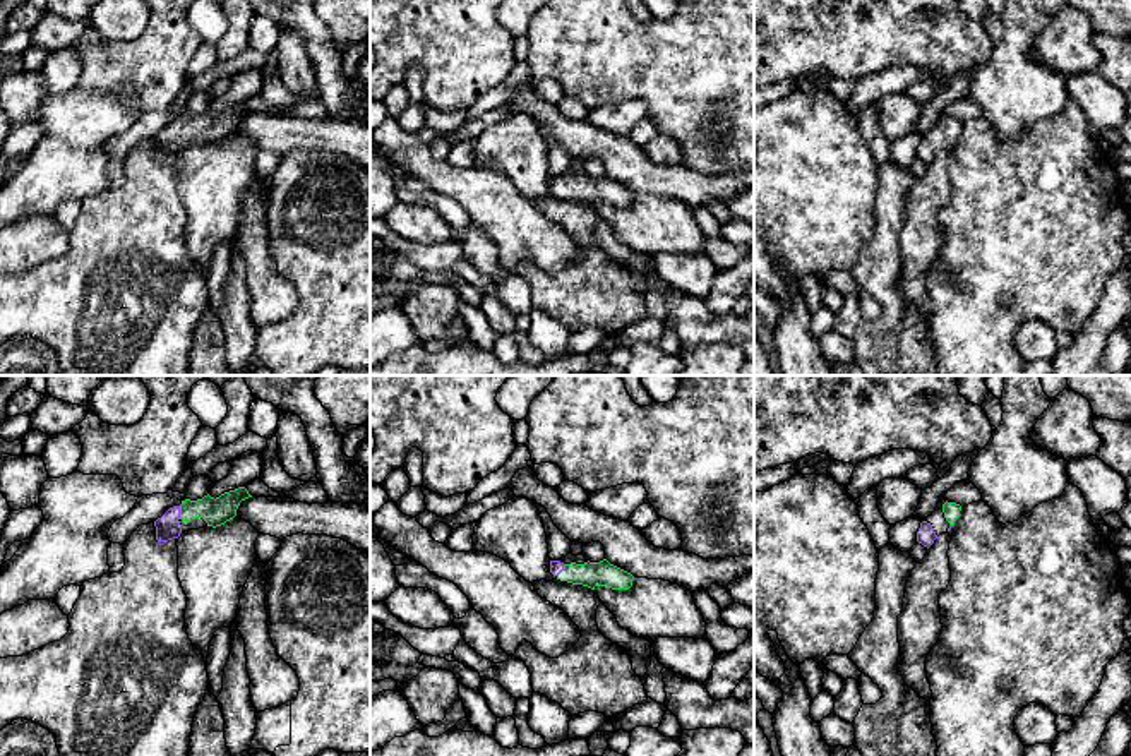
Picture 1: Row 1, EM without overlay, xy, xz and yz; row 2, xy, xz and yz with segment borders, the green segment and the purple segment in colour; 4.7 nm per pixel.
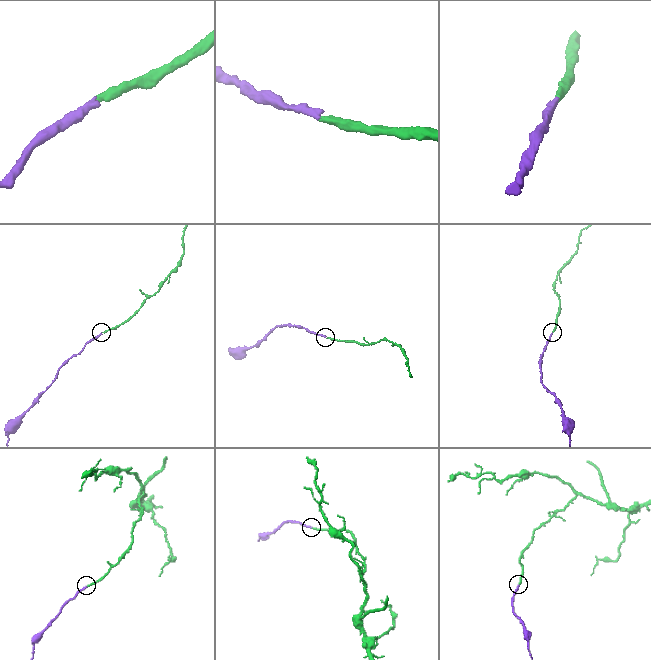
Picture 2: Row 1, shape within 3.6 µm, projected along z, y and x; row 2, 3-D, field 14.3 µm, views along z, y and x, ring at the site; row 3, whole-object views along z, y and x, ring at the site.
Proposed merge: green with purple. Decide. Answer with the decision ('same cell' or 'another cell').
same cell

